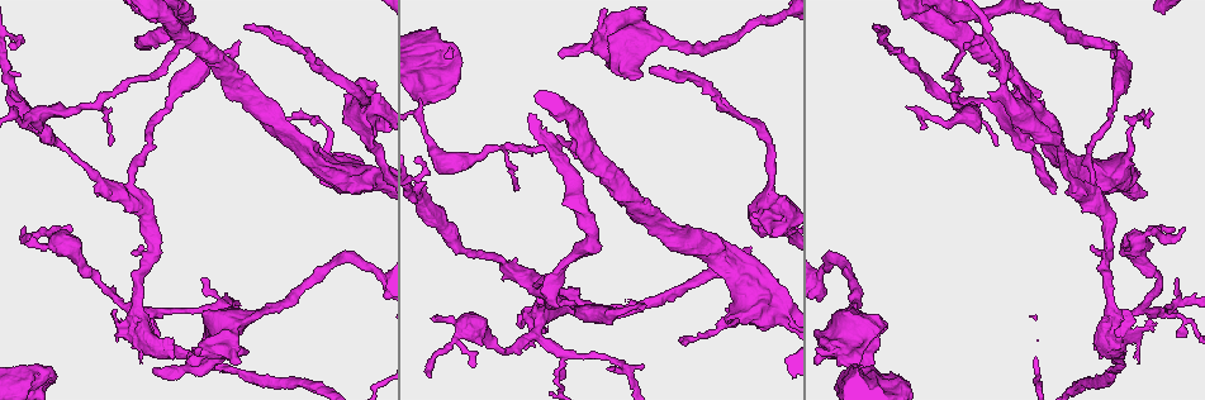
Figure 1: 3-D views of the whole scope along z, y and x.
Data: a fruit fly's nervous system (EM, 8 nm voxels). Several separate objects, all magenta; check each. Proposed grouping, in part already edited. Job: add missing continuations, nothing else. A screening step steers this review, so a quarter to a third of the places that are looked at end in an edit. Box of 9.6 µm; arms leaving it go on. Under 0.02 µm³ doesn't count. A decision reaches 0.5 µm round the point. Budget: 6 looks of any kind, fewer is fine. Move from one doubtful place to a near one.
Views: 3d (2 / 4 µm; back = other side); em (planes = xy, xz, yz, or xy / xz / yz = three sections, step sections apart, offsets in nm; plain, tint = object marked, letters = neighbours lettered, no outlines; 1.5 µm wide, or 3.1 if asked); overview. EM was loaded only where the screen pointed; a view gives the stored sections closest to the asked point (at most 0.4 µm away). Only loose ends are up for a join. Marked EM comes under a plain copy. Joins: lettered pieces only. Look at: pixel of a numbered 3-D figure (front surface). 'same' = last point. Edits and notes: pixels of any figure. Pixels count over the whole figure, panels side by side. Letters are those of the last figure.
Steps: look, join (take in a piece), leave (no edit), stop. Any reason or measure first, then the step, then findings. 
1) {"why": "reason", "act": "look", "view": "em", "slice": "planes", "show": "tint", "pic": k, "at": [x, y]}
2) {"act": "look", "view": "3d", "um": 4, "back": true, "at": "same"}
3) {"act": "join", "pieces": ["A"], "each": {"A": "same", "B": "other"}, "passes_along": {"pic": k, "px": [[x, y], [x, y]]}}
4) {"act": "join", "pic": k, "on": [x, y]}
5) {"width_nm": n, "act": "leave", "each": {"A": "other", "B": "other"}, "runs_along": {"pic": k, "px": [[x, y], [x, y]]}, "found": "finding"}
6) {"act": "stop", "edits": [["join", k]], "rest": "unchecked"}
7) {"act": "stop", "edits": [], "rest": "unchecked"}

{"why": "branch stops here", "act": "look", "view": "em", "slice": "planes", "show": "tint", "pic": 1, "at": [1114, 45]}

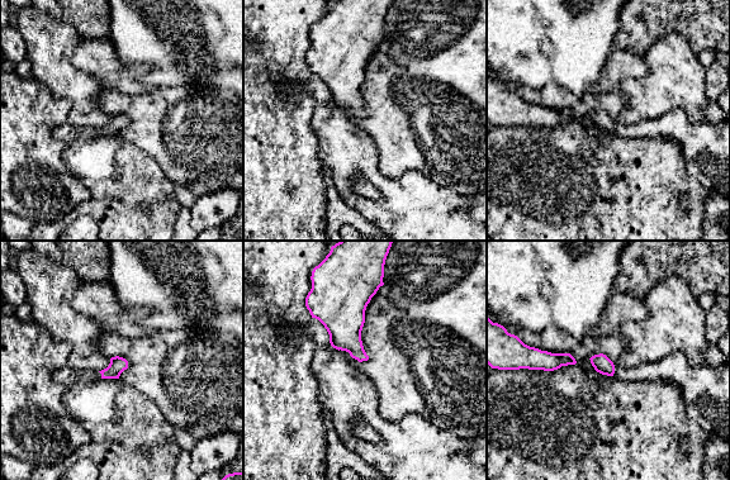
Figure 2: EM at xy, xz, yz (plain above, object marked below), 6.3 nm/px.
{"why": "see the neighbours", "act": "look", "view": "em", "slice": "planes", "show": "letters", "at": "same"}

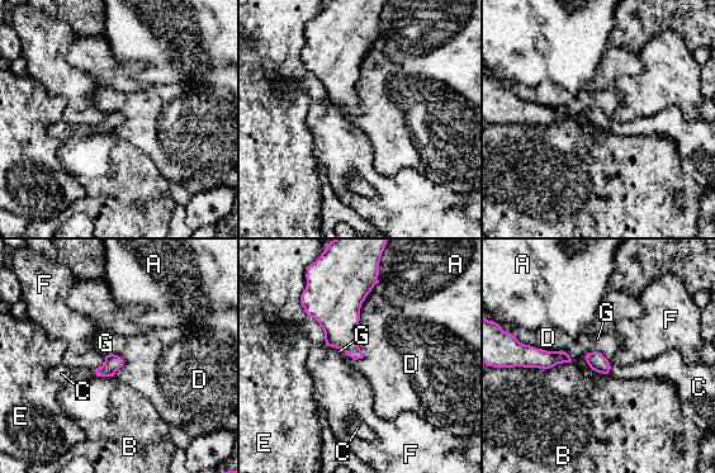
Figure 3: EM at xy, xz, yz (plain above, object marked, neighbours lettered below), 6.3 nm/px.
{"act": "join", "pieces": ["C"], "each": {"A": "other", "B": "other", "C": "same", "D": "other", "E": "other", "F": "other", "G": "other"}, "passes_along": {"pic": 3, "px": [[596, 360], [609, 369], [642, 369]]}, "found": "it goes on there"}

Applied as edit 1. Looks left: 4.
{"why": "free end", "act": "look", "view": "3d", "um": 2, "pic": 1, "at": [558, 55]}

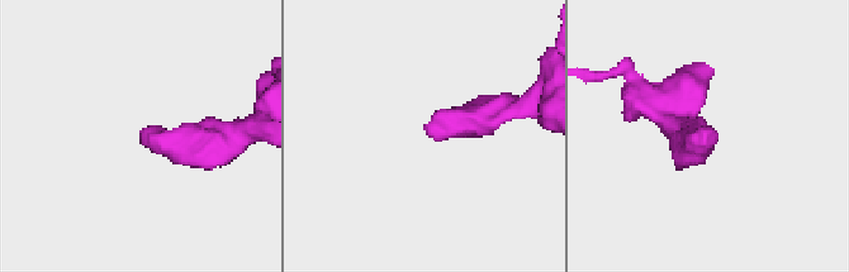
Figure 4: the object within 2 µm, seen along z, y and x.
{"act": "look", "view": "em", "slice": "xy", "step": 8, "show": "tint", "pic": 4, "at": [143, 140]}

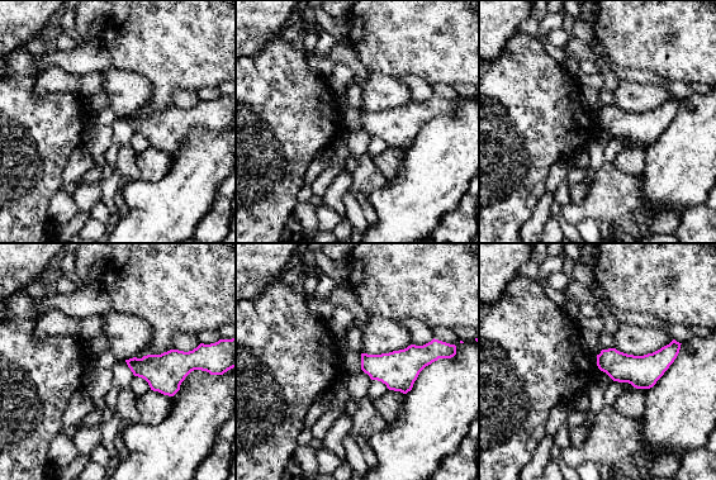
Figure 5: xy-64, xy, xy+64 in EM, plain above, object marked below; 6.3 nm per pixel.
{"act": "look", "view": "em", "slice": "planes", "show": "letters", "at": "same"}

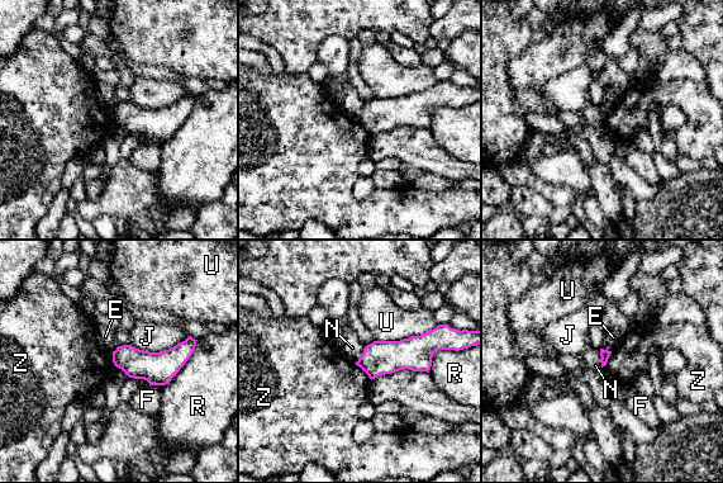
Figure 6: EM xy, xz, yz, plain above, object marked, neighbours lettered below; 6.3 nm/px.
{"longest_contact_nm": ["U", 420], "act": "leave", "each": {"E": "other", "F": "other", "J": "other", "N": "other", "R": "other", "U": "other", "Z": "other"}, "found": "no lettered piece goes on from it"}

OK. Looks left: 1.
{"act": "stop", "edits": [["join", 3]], "rest": "unchecked"}

